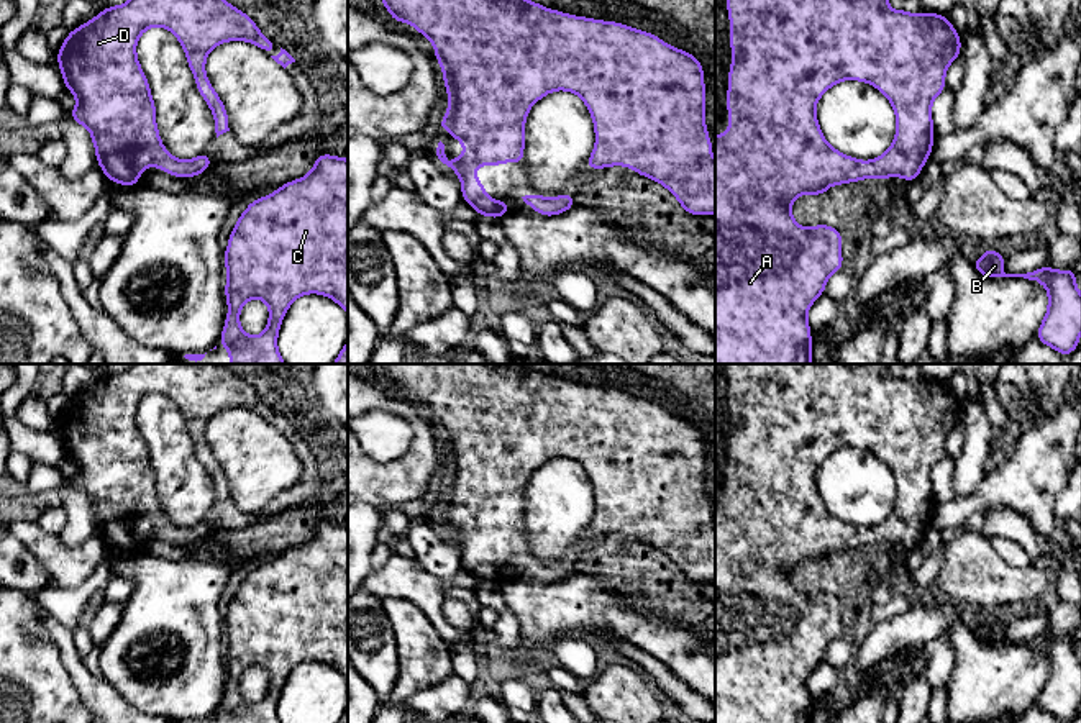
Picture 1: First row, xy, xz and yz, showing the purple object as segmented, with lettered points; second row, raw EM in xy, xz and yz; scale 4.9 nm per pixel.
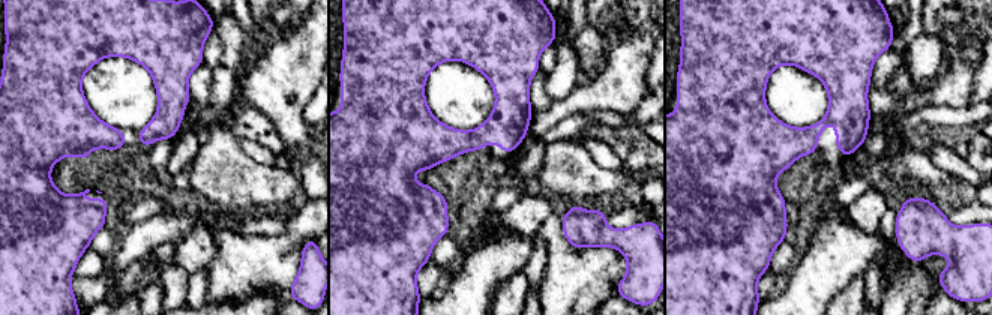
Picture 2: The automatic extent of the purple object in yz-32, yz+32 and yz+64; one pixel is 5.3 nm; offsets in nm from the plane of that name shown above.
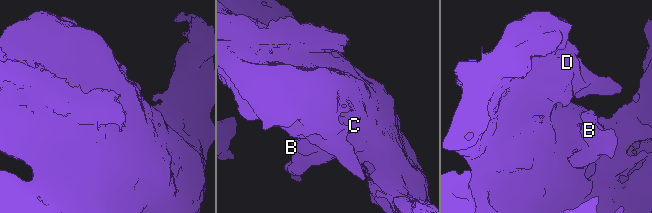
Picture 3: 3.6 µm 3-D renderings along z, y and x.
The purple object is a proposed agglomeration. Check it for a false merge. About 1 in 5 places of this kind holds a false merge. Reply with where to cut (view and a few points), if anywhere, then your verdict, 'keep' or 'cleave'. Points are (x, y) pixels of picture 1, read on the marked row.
no cut | keep

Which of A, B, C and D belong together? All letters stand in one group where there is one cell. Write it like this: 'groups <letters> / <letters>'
groups A B C D

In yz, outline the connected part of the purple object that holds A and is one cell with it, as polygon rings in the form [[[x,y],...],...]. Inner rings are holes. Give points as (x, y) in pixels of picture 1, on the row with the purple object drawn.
[[[727,0],[732,46],[728,93],[725,97],[728,107],[728,133],[725,136],[715,134],[715,364],[812,364],[814,344],[807,311],[817,297],[825,293],[828,275],[843,271],[843,236],[830,225],[799,226],[791,215],[792,202],[804,193],[825,197],[828,185],[842,185],[869,177],[886,180],[896,175],[912,184],[930,157],[935,138],[932,100],[946,89],[945,72],[961,52],[960,34],[945,15],[925,11],[915,15],[902,8],[889,10],[887,2],[889,0]],[[846,79],[868,82],[881,90],[889,98],[897,120],[896,138],[889,149],[883,156],[866,162],[833,149],[822,134],[817,121],[815,105],[819,98],[832,85]]]

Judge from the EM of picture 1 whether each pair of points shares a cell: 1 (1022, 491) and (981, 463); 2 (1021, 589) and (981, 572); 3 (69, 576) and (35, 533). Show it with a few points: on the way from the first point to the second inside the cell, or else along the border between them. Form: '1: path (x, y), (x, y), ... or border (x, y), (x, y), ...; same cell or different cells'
1: border (993, 463), (983, 481), (965, 497); different cells
2: path (1011, 586), (991, 582); same cell
3: path (64, 566), (41, 543); same cell

